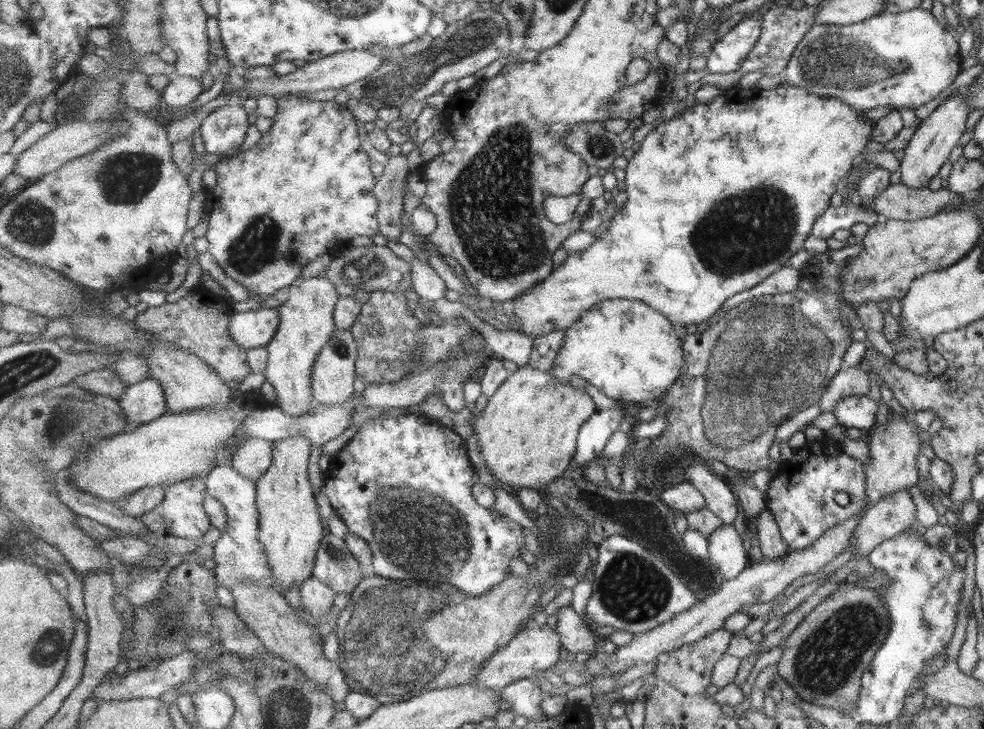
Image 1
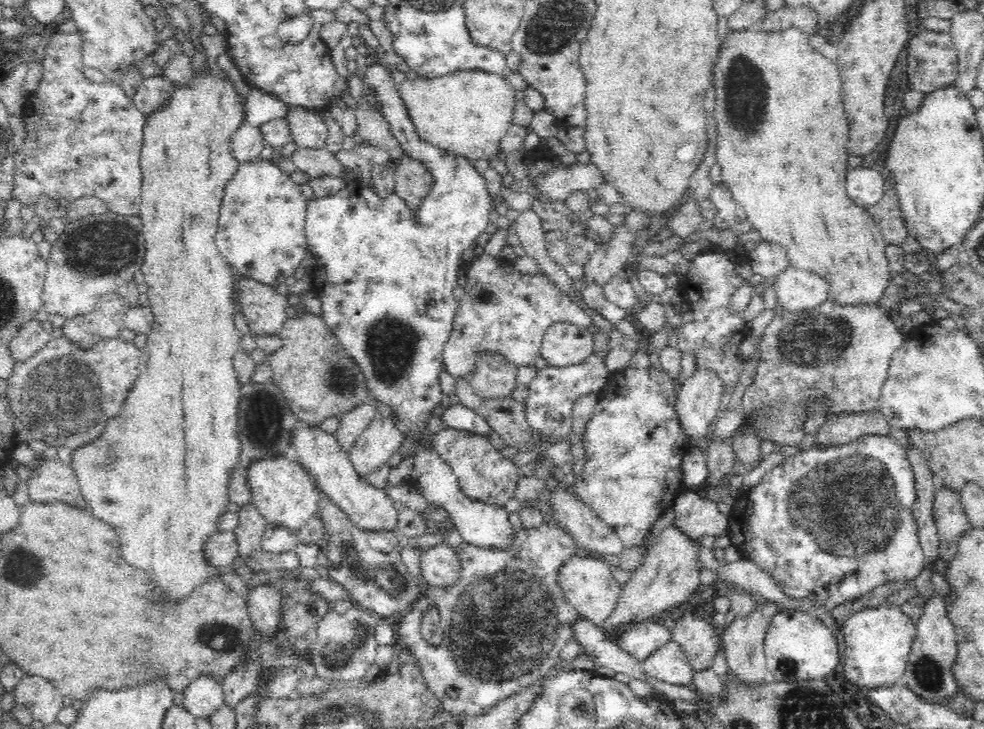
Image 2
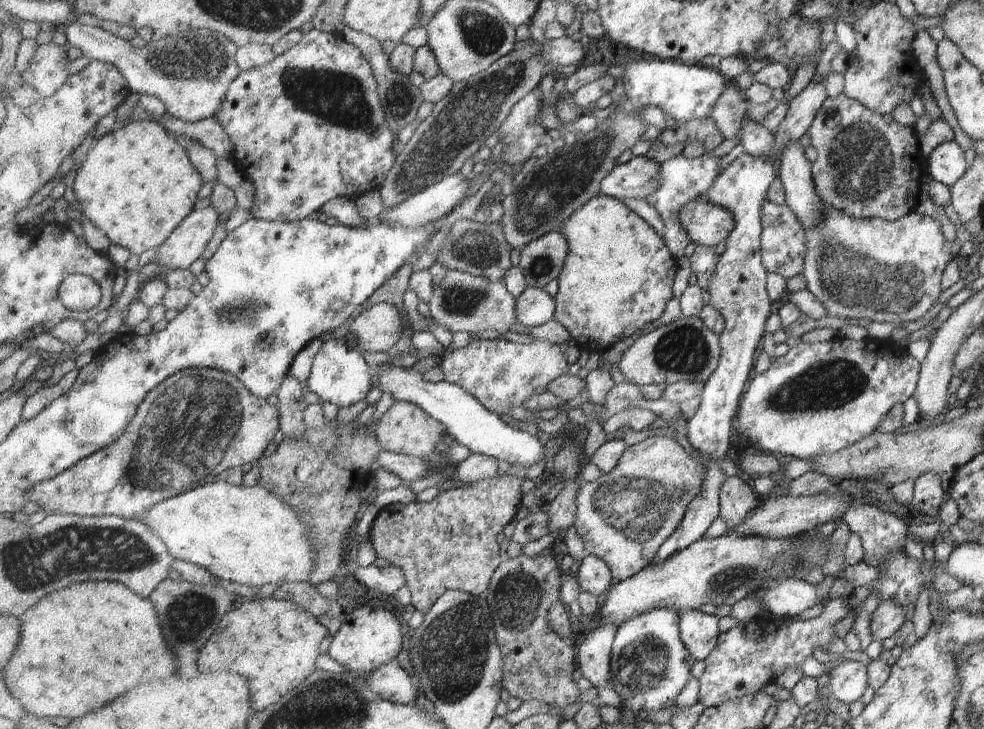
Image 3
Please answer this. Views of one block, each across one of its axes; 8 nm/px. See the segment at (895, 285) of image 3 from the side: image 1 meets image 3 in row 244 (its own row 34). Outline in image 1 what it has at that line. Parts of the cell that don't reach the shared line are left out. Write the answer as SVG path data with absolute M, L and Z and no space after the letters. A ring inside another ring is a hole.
M918 7L897 14L876 15L847 26L813 24L796 44L781 75L791 86L804 88L820 97L839 99L856 111L884 106L915 110L953 82L961 71L960 60L957 43L950 33L937 23L931 10Z

